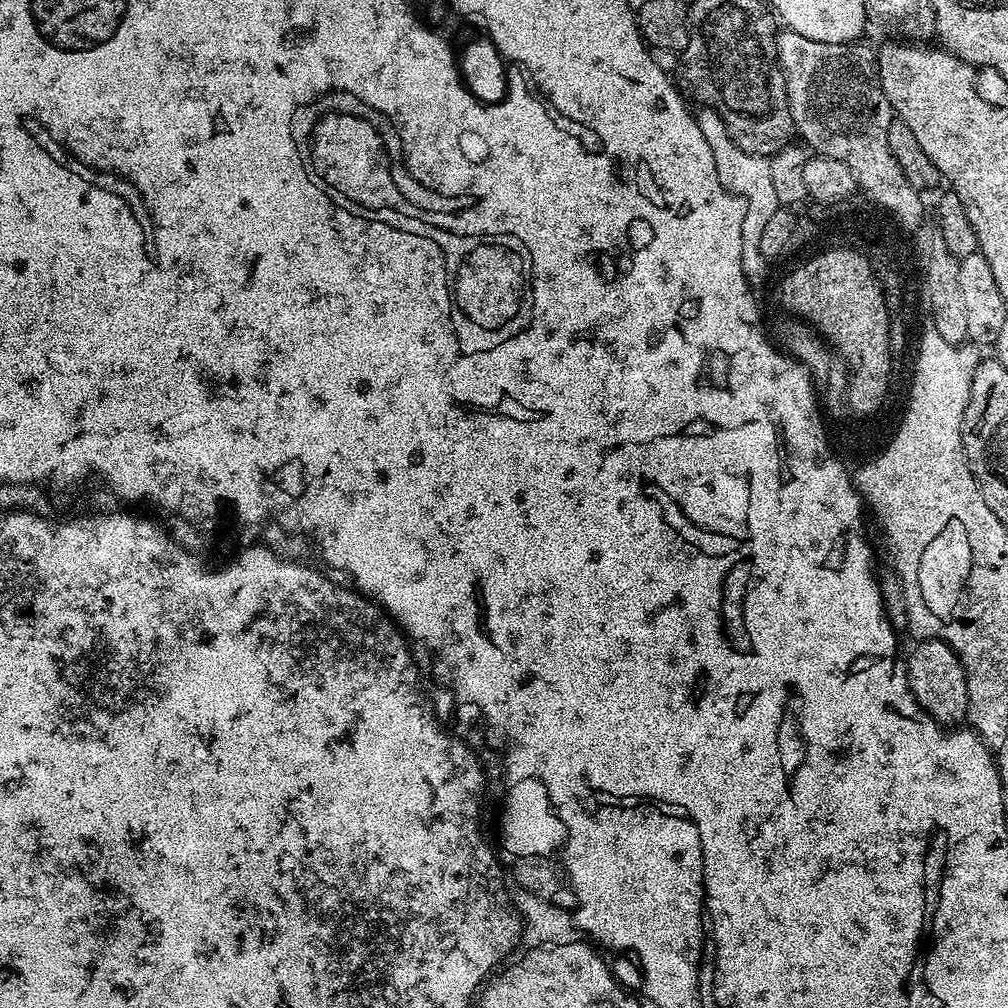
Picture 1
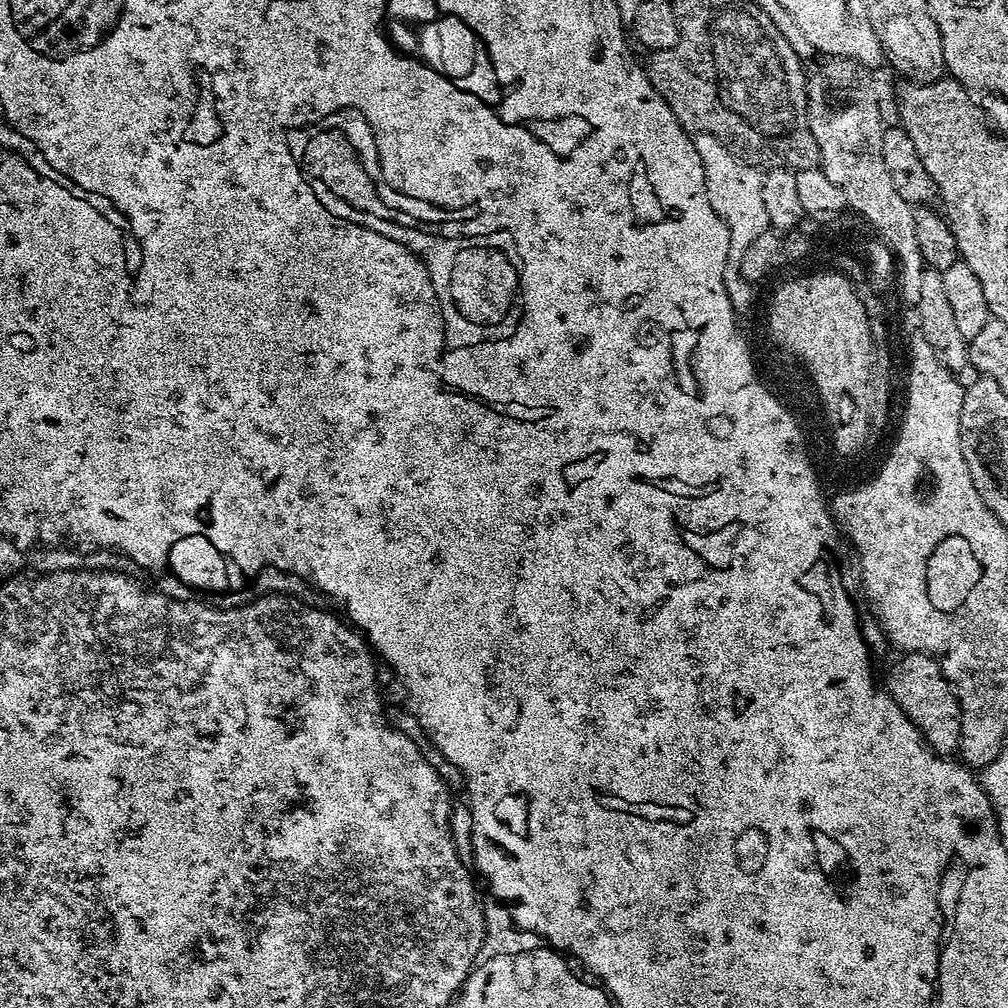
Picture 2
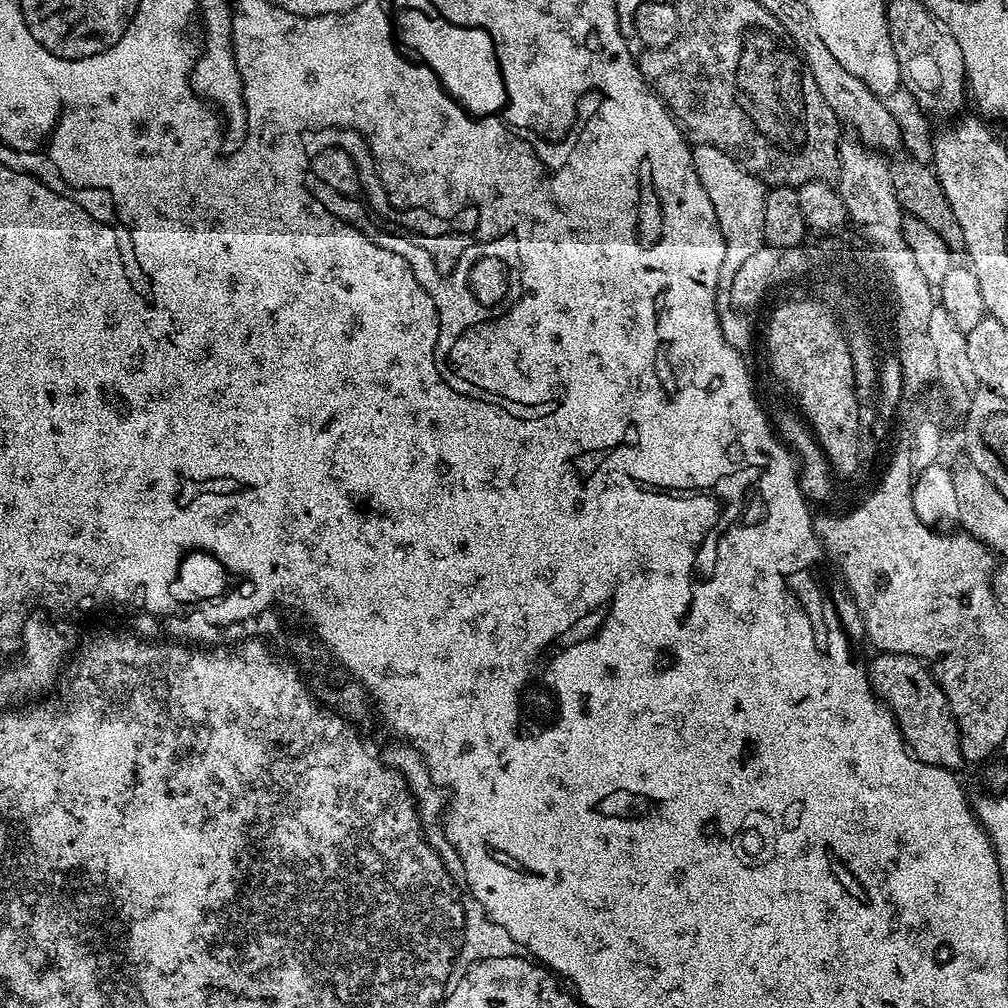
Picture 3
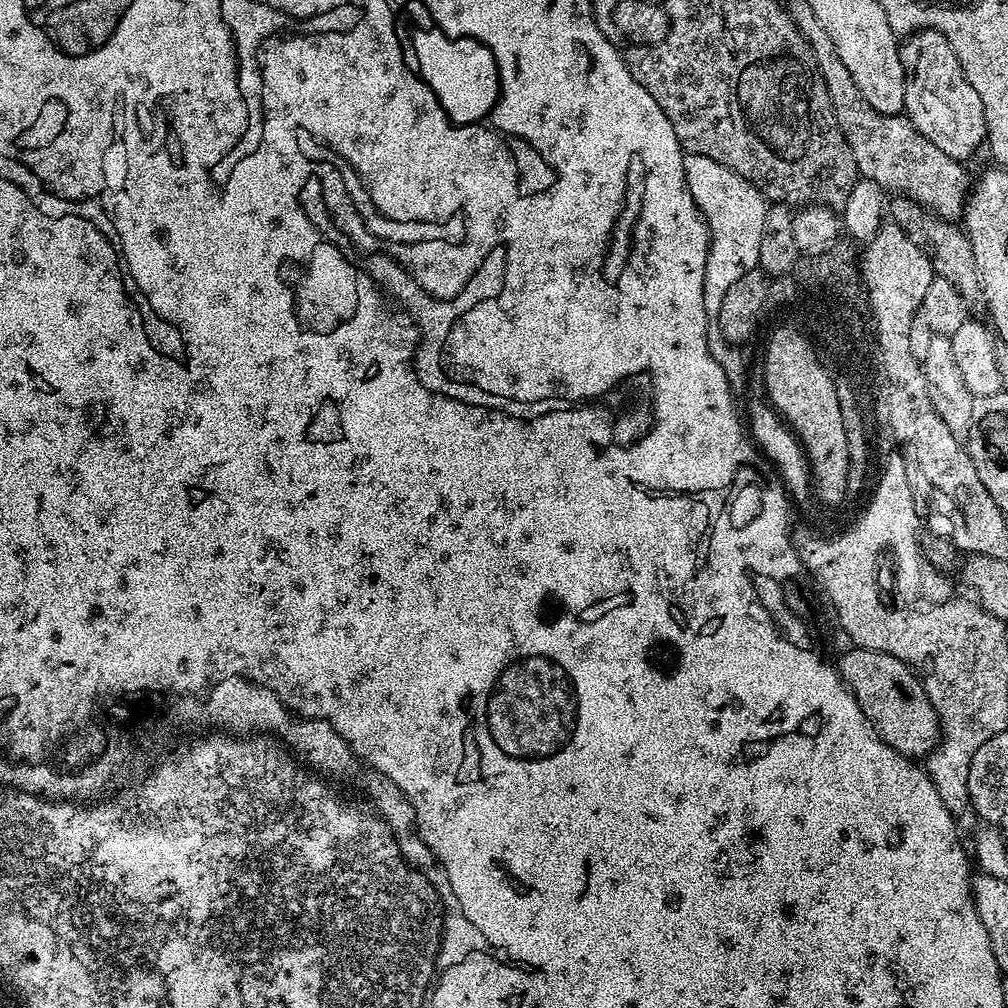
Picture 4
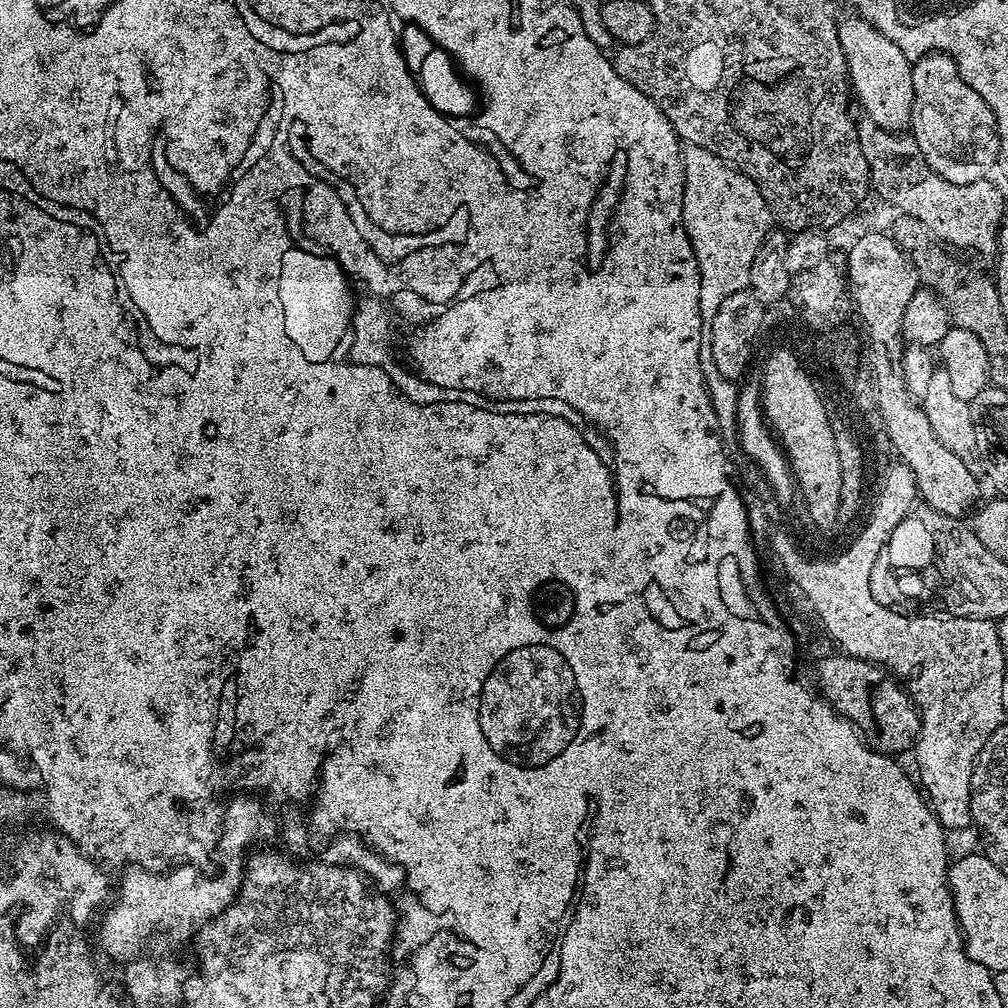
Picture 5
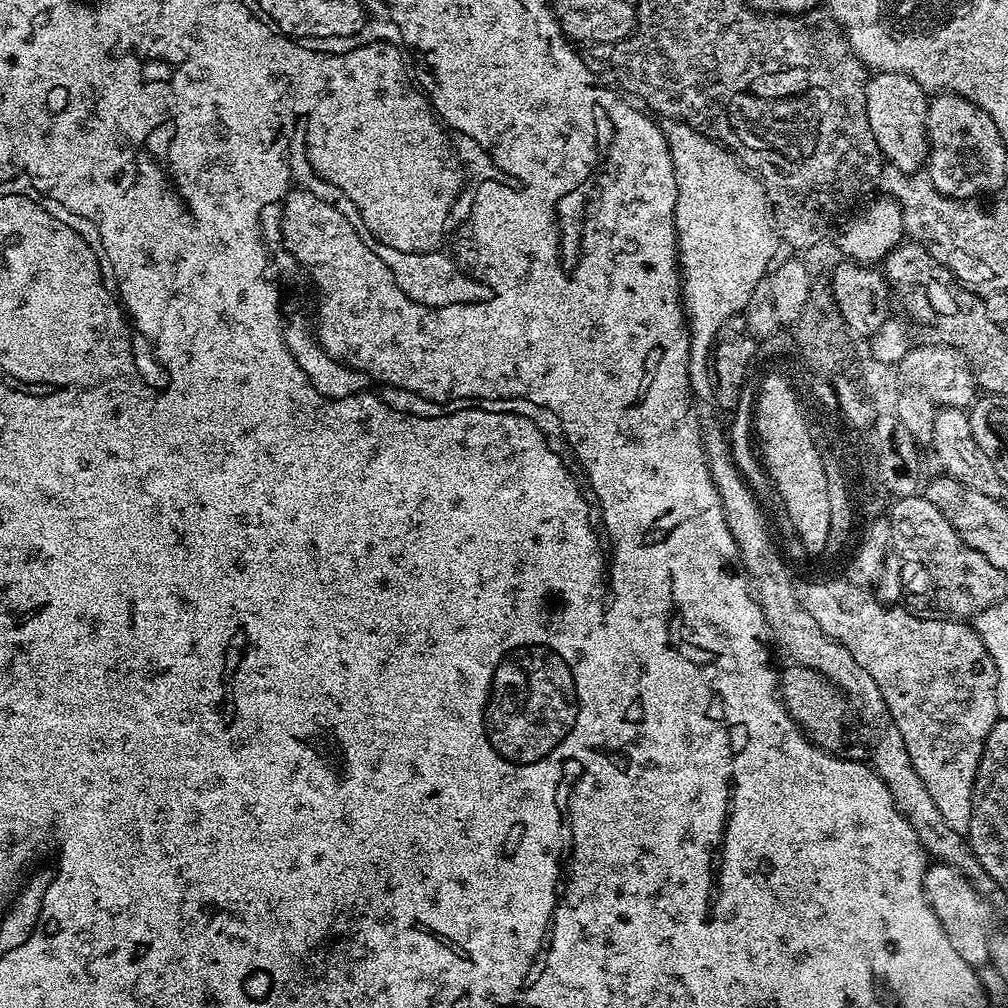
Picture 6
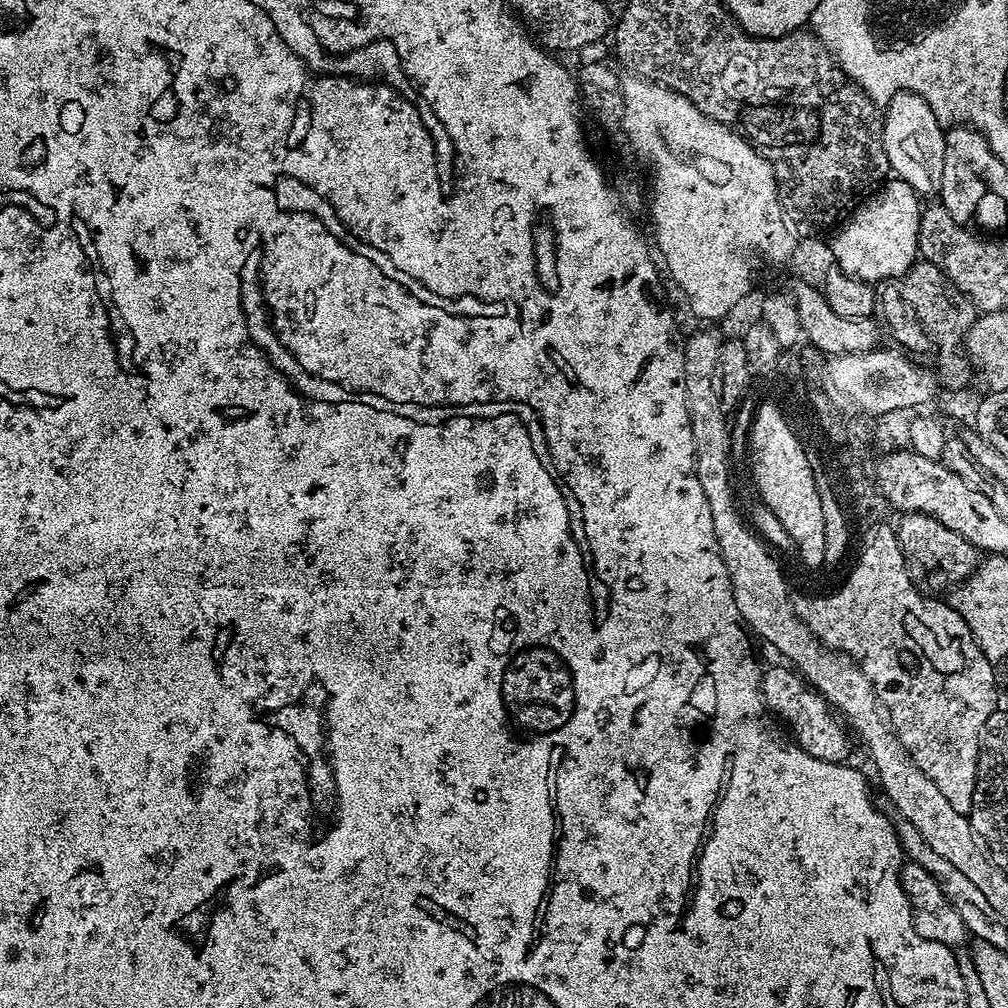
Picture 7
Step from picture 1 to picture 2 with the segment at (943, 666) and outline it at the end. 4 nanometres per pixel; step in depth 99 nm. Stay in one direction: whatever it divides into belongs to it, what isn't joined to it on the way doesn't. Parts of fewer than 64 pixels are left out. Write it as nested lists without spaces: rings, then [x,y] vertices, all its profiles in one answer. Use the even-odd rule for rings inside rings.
[[[904,652],[901,660],[892,668],[888,676],[887,691],[900,704],[901,710],[914,722],[914,726],[924,737],[924,743],[932,747],[937,754],[952,754],[960,747],[960,703],[956,689],[944,677],[940,661],[926,652]]]

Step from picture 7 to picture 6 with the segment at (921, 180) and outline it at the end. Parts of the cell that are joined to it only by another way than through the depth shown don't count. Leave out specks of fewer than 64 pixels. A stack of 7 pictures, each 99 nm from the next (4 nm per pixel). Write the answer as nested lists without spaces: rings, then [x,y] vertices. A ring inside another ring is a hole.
[[[877,72],[867,81],[866,114],[870,118],[870,130],[874,130],[874,138],[880,147],[880,154],[891,167],[909,174],[916,174],[925,167],[928,159],[928,132],[924,128],[928,113],[929,97],[918,82],[911,80],[906,74],[897,72]]]

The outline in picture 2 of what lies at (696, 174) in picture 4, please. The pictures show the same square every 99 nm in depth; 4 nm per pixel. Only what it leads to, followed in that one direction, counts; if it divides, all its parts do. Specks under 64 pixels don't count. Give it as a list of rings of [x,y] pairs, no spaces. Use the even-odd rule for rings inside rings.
[[[702,132],[695,137],[695,142],[706,174],[710,206],[714,206],[716,213],[726,222],[730,230],[731,259],[739,262],[746,254],[746,250],[750,250],[750,246],[757,241],[758,236],[769,231],[770,228],[766,201],[762,198],[764,172],[757,165],[750,164],[747,160],[737,156],[717,136]]]

